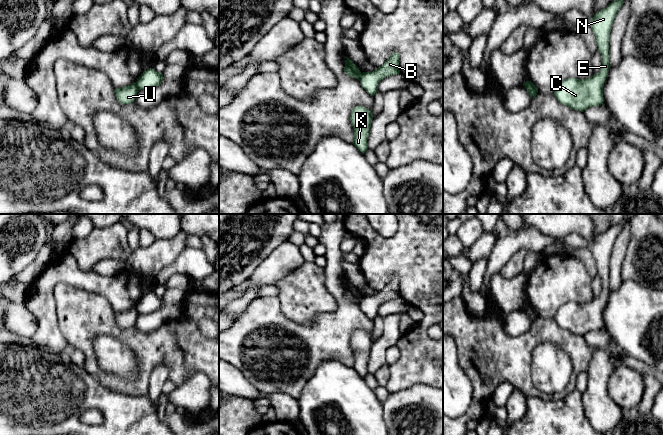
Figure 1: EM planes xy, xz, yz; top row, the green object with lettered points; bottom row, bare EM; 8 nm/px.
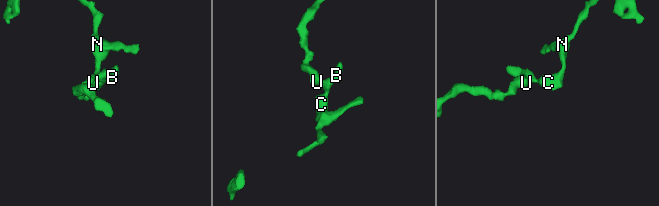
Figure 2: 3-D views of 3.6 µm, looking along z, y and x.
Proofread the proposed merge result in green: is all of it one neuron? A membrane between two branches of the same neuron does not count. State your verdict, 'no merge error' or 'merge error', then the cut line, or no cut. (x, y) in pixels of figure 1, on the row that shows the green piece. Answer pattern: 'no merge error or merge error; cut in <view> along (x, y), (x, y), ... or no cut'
merge error; cut in xy along (134, 83), (138, 90)

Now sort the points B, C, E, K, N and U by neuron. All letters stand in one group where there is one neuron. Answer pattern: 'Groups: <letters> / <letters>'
Groups: B C E K N / U

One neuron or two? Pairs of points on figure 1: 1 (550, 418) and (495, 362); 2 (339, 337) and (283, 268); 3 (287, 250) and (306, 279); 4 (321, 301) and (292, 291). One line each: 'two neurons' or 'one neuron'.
1: two neurons
2: two neurons
3: two neurons
4: one neuron

